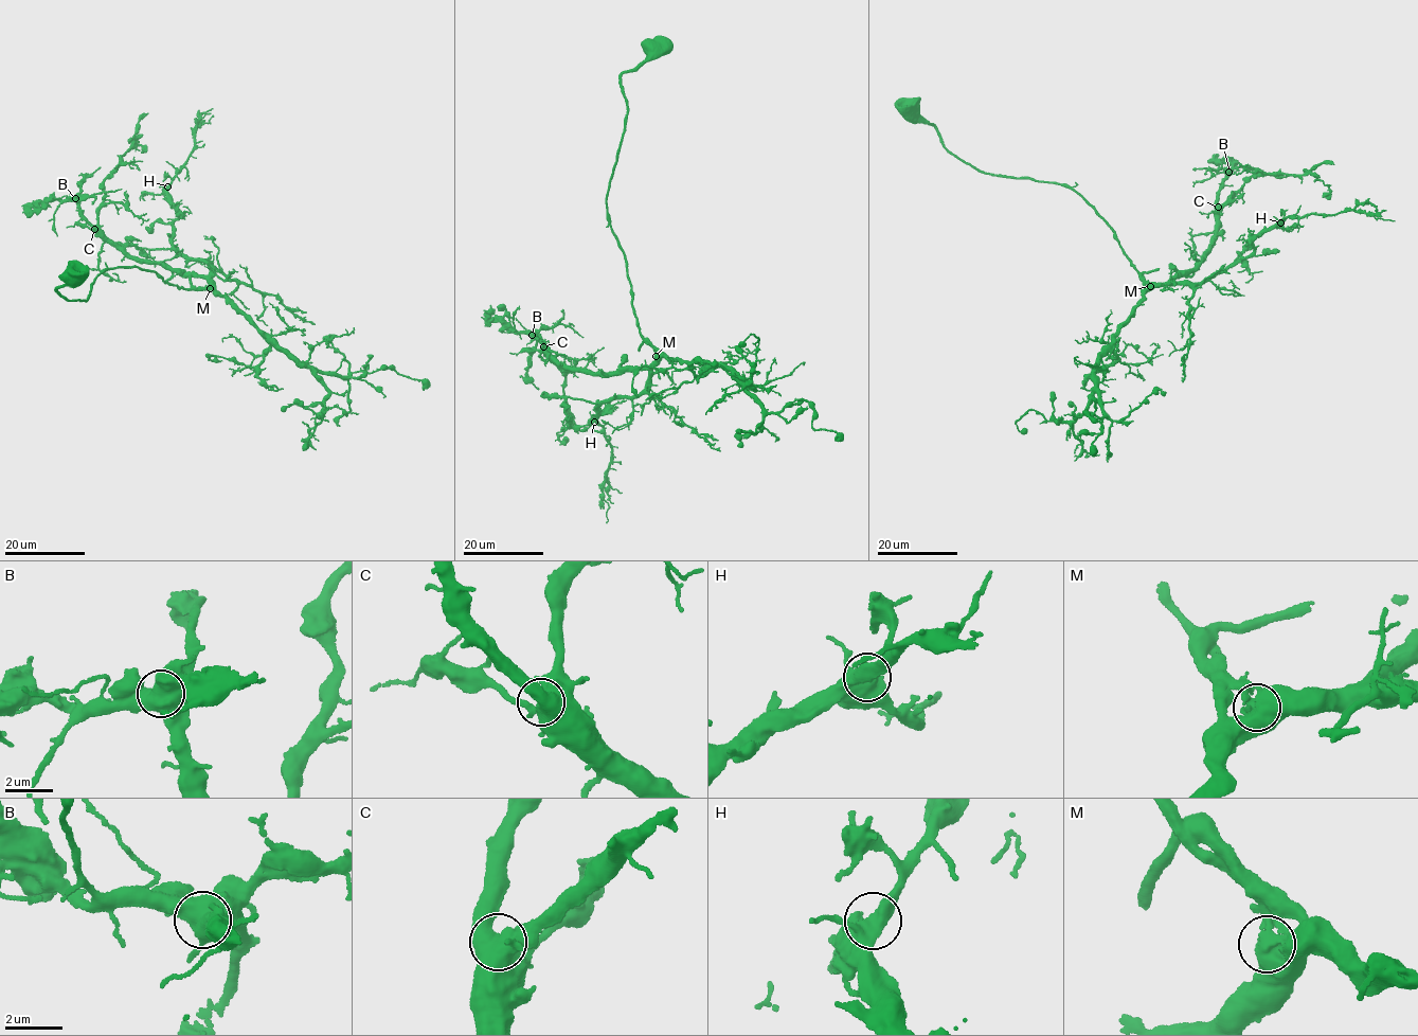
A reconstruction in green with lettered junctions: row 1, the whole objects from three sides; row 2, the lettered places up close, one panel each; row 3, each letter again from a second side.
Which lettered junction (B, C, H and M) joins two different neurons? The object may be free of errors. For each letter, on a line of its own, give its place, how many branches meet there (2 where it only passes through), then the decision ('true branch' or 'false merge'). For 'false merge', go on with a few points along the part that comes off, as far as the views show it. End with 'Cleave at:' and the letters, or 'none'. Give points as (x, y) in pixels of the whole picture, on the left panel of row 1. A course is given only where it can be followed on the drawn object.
B: (75, 198) | 3 | true branch
C: (94, 229) | 3 | true branch
H: (167, 186) | 3 | true branch
M: (210, 288) | 3 | true branch
Cleave at: none

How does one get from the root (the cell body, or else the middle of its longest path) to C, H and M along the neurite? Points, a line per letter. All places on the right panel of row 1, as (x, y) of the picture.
C: (908, 108), (980, 171), (1072, 186), (1148, 282), (1195, 266), (1215, 235), (1218, 207)
H: (908, 108), (980, 171), (1072, 186), (1148, 282), (1206, 279), (1280, 222)
M: (908, 108), (935, 127), (945, 148), (980, 171), (1072, 186), (1108, 221), (1132, 265), (1149, 285)

